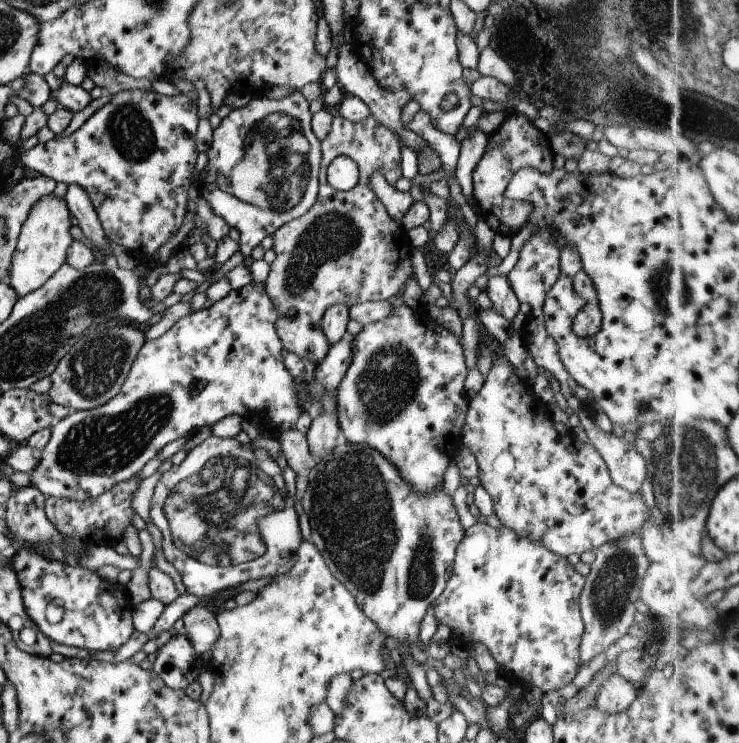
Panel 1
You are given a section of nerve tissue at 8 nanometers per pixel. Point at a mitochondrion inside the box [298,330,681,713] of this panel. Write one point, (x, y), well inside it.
(353, 523)

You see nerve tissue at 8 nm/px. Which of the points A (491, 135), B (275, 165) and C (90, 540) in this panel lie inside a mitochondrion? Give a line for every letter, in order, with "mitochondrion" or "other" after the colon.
A: other
B: mitochondrion
C: other

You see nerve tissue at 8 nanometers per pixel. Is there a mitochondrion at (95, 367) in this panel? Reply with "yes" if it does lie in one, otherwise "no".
yes

